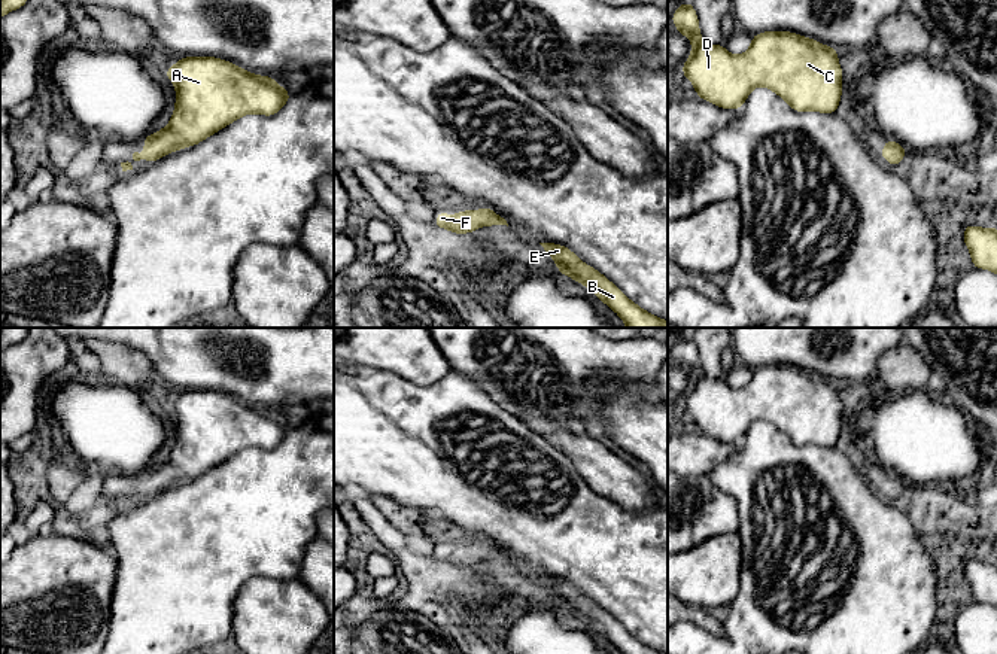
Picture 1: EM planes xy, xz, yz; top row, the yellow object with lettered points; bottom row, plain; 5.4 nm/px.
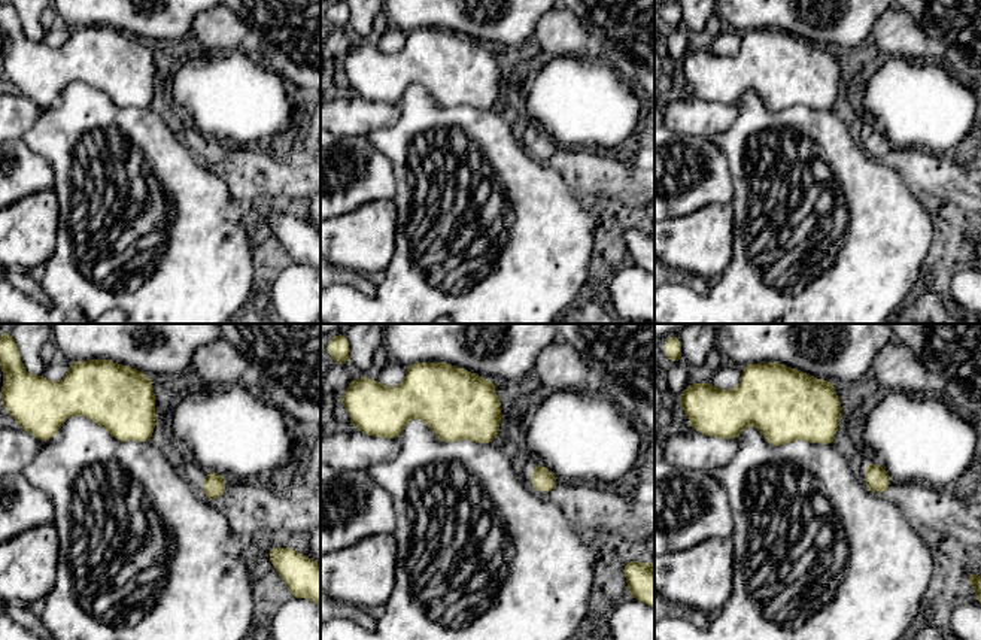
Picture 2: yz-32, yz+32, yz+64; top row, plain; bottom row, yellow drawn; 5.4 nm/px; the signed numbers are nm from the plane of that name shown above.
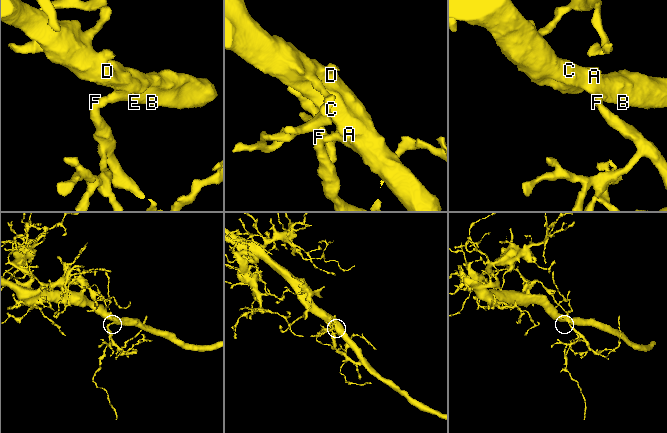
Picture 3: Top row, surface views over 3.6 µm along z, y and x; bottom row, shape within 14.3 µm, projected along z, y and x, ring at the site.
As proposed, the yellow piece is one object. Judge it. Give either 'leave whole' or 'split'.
leave whole

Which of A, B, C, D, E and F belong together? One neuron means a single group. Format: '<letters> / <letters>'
A B C D E F

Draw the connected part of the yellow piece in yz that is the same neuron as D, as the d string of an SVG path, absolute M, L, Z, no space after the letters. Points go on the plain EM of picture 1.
M690 335L680 338L671 353L693 378L683 410L690 413L699 432L733 444L754 422L765 420L796 445L836 445L842 429L836 383L796 366L765 365L753 369L745 387L732 389L724 380L702 372Z

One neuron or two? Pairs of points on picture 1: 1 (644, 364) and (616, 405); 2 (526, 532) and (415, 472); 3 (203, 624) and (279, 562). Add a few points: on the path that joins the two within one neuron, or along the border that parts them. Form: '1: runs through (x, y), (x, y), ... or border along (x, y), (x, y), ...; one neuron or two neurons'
1: border along (635, 385), (608, 380), (601, 388), (598, 401); two neurons
2: runs through (498, 520), (467, 507), (443, 487); one neuron
3: runs through (209, 602), (252, 559), (257, 559); one neuron

